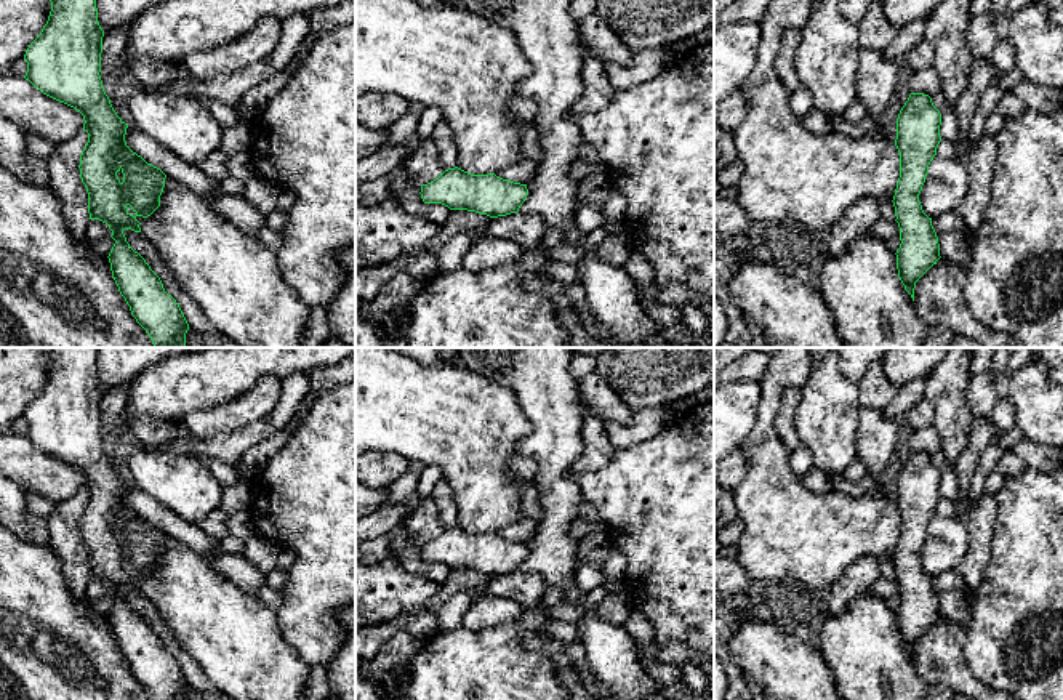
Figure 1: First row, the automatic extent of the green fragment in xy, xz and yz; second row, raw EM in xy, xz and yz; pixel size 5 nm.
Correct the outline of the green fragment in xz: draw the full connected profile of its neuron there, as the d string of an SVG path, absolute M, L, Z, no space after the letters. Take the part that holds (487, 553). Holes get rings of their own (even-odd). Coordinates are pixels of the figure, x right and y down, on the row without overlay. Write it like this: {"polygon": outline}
{"polygon": "M458 525L421 545L424 562L467 569L490 577L517 572L528 554L527 543L503 538L495 532L471 533Z"}

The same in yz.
{"polygon": "M911 452L897 477L900 537L892 561L901 602L895 614L898 636L913 660L916 641L941 617L932 577L919 561L929 524L941 500L940 484L941 473L924 452Z"}

